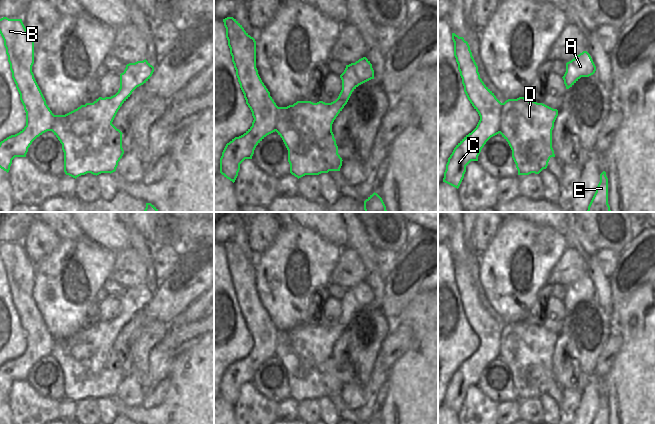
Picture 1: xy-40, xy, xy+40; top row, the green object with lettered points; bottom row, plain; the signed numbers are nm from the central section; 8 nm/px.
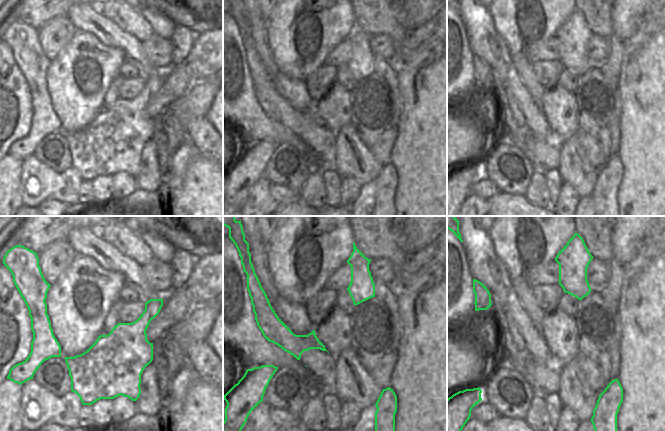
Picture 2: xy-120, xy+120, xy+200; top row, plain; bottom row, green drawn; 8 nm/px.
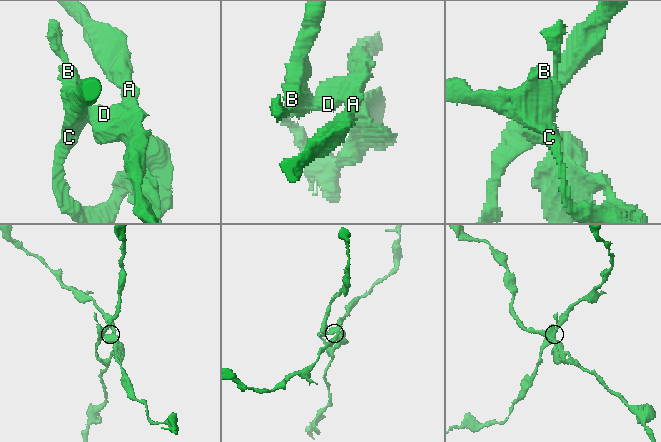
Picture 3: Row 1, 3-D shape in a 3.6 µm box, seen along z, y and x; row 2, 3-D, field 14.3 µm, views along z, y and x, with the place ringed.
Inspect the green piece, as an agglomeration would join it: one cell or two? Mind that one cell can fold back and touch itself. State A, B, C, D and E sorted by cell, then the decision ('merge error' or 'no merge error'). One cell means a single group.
A D / B C E; merge error

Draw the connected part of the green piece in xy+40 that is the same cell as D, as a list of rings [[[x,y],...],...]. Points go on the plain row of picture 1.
[[[524,321],[508,323],[502,330],[500,358],[512,374],[518,399],[539,398],[546,393],[551,381],[555,381],[552,372],[552,354],[558,340],[558,334],[543,327],[529,325]]]

